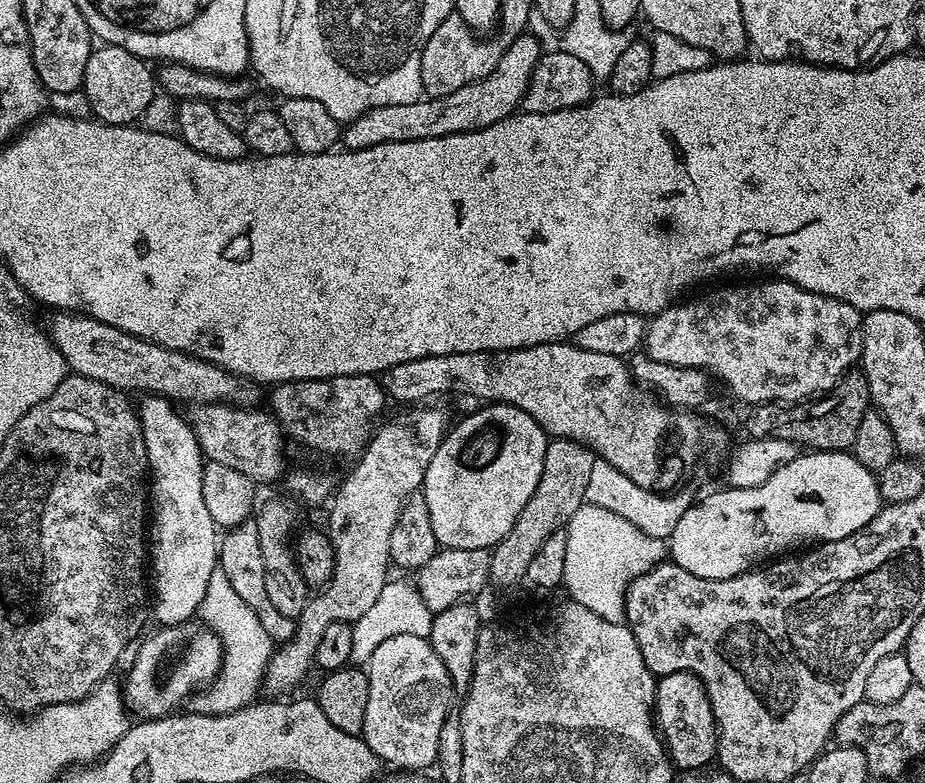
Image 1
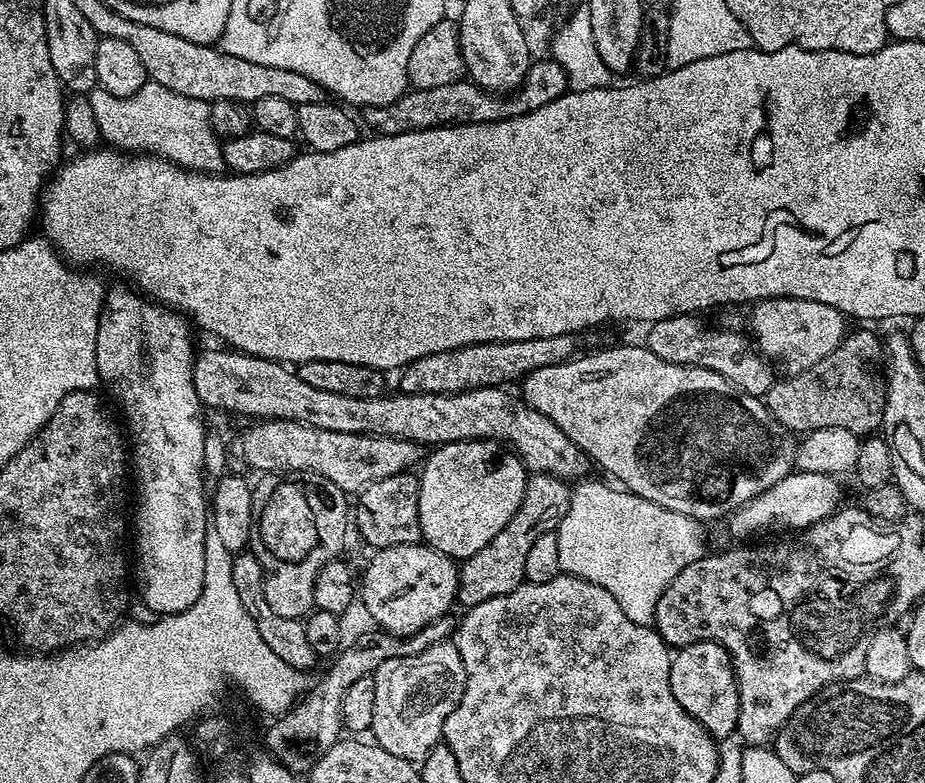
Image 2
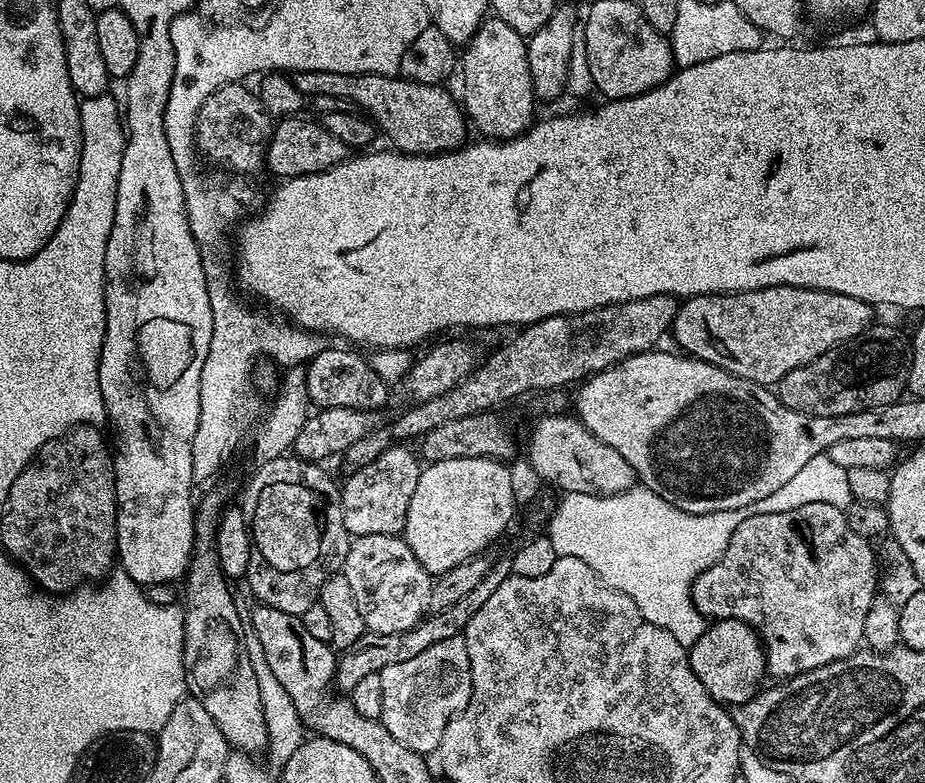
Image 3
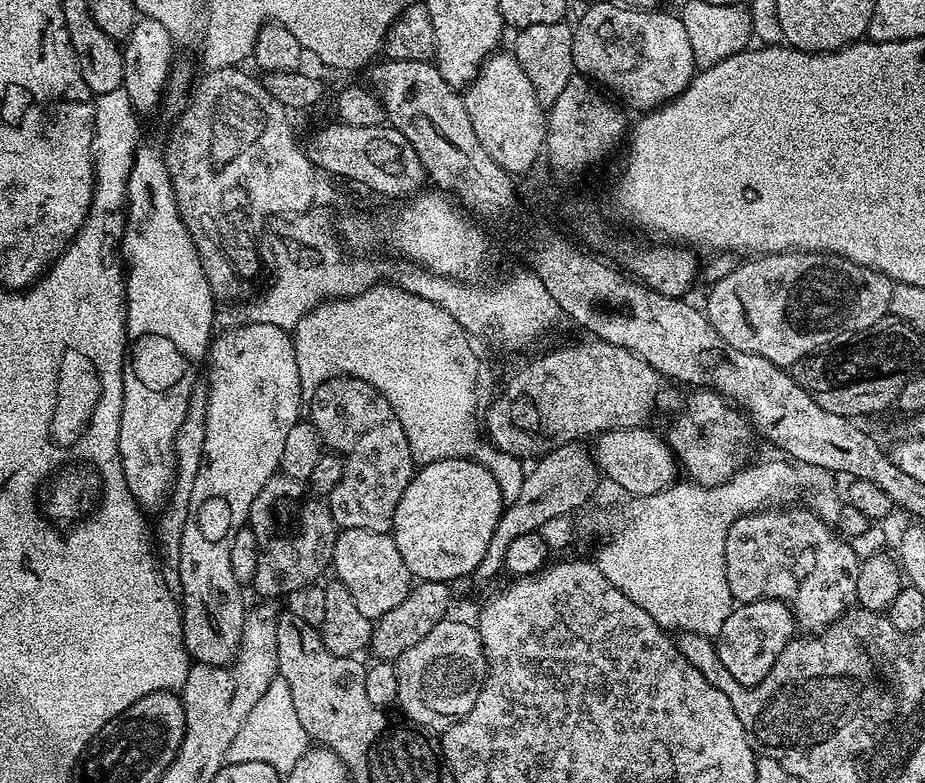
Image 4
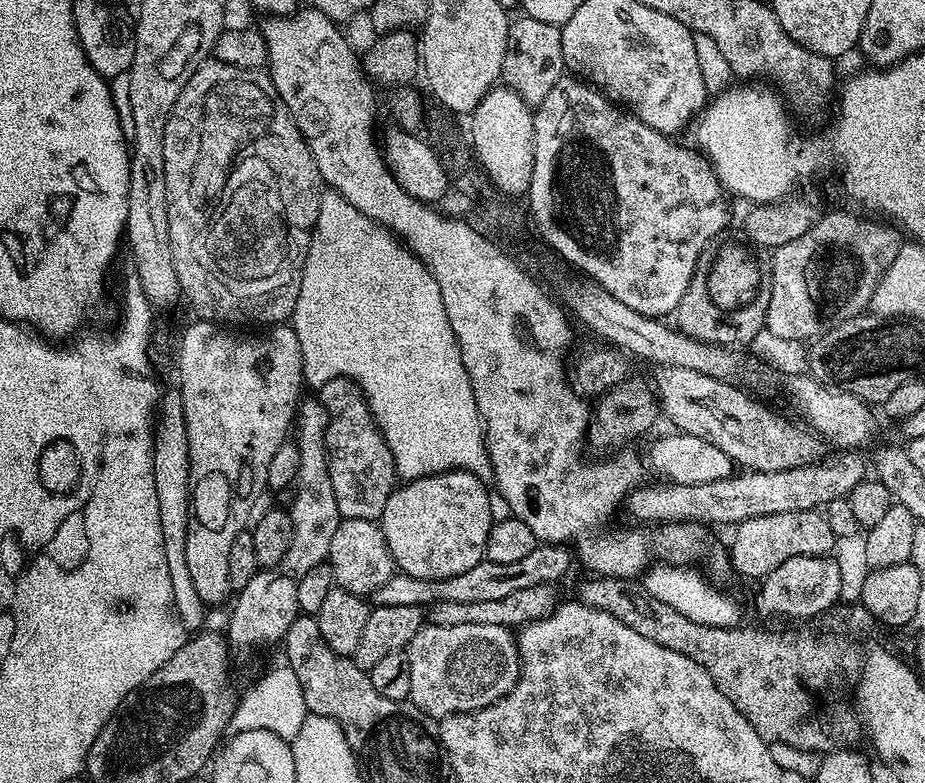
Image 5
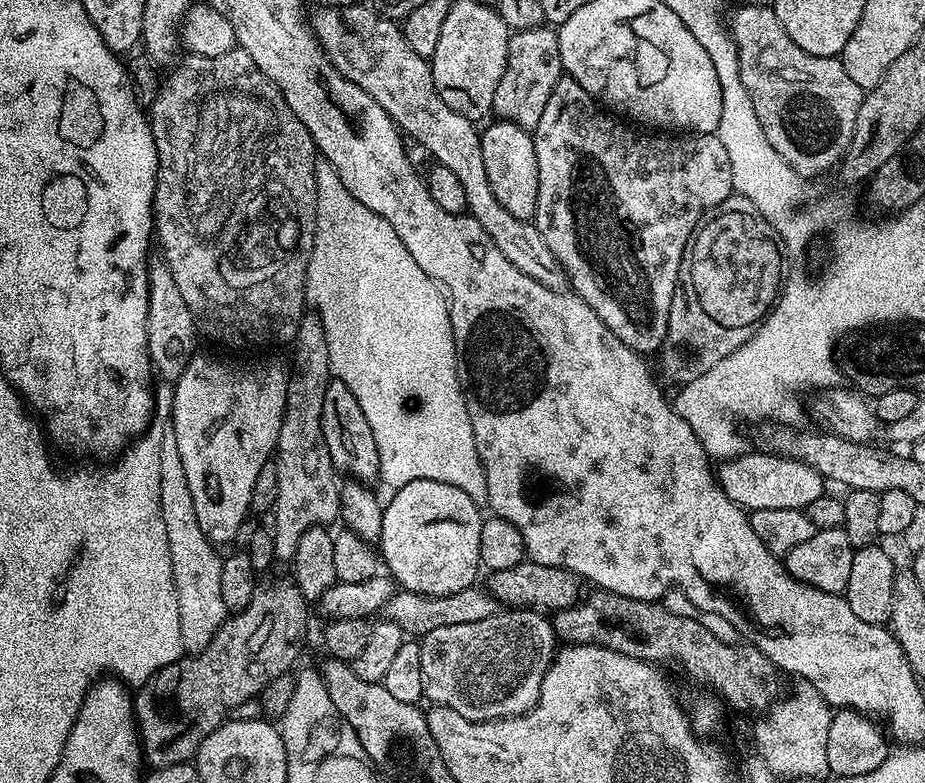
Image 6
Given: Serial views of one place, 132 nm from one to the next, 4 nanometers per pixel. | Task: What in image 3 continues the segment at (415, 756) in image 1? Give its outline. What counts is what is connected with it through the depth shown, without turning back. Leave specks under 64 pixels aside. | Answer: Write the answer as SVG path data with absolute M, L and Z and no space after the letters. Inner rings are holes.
M463 635L446 638L446 642L438 642L430 646L430 650L422 650L414 658L406 662L394 662L394 666L386 666L380 672L382 678L382 714L380 723L398 738L410 750L421 754L435 753L440 746L442 730L470 702L472 693L472 675L470 674L470 654L466 654L466 642Z

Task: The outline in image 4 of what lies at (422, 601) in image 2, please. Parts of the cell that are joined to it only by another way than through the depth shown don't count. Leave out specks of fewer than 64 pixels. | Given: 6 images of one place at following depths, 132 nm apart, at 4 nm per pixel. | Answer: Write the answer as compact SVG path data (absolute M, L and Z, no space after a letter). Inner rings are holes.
M346 528L337 534L334 548L330 551L330 568L333 568L335 579L340 580L350 590L350 598L366 618L375 622L379 616L392 610L406 598L406 594L414 587L412 571L402 562L402 554L398 554L398 546L394 538L386 532Z

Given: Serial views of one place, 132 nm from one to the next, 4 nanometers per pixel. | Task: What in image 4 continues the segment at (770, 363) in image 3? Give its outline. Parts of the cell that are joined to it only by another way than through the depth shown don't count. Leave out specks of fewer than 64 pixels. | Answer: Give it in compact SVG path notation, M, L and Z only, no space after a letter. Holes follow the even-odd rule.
M769 252L745 260L748 260L745 264L737 263L736 268L730 270L730 274L726 274L726 278L722 278L717 284L707 289L708 301L702 304L702 308L708 321L714 326L714 330L718 330L718 334L722 334L722 338L726 338L726 342L730 342L734 350L746 350L746 354L758 354L774 362L779 368L791 369L799 360L804 360L813 352L827 348L833 340L839 340L841 336L846 336L849 332L866 330L874 326L874 322L885 319L889 315L892 306L893 280L886 274L874 271L873 268L867 268L858 262L850 262L845 256L835 256L832 252Z

